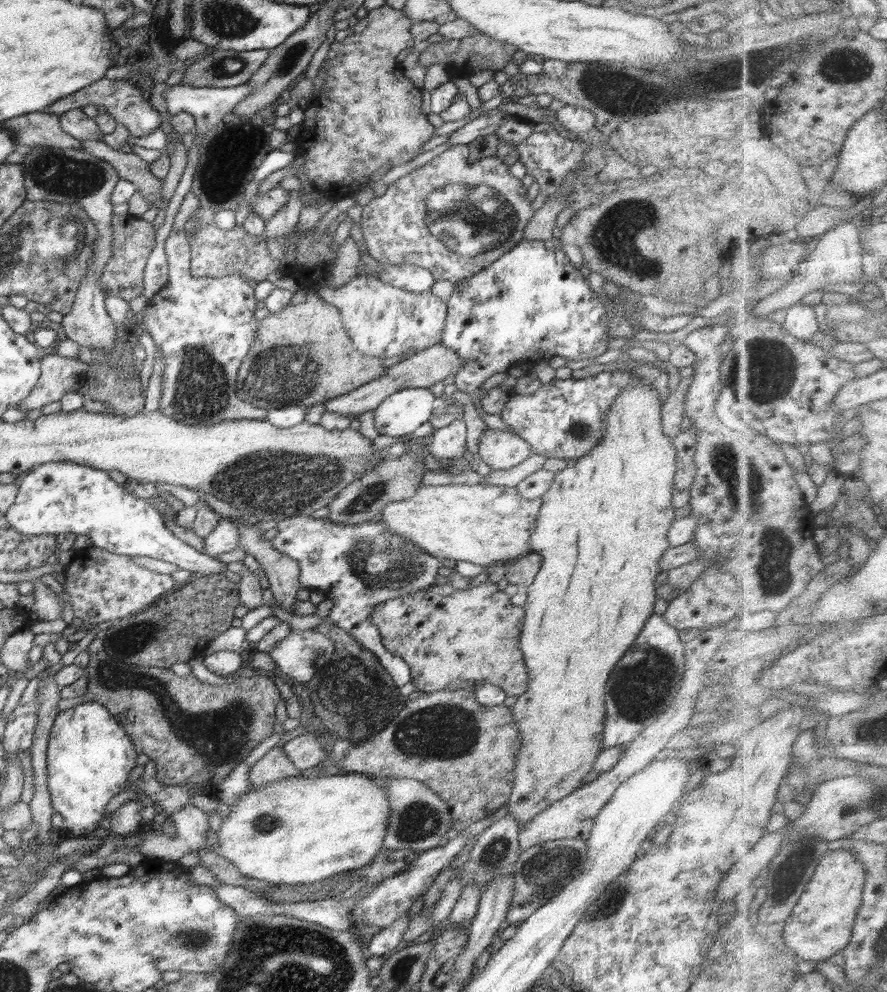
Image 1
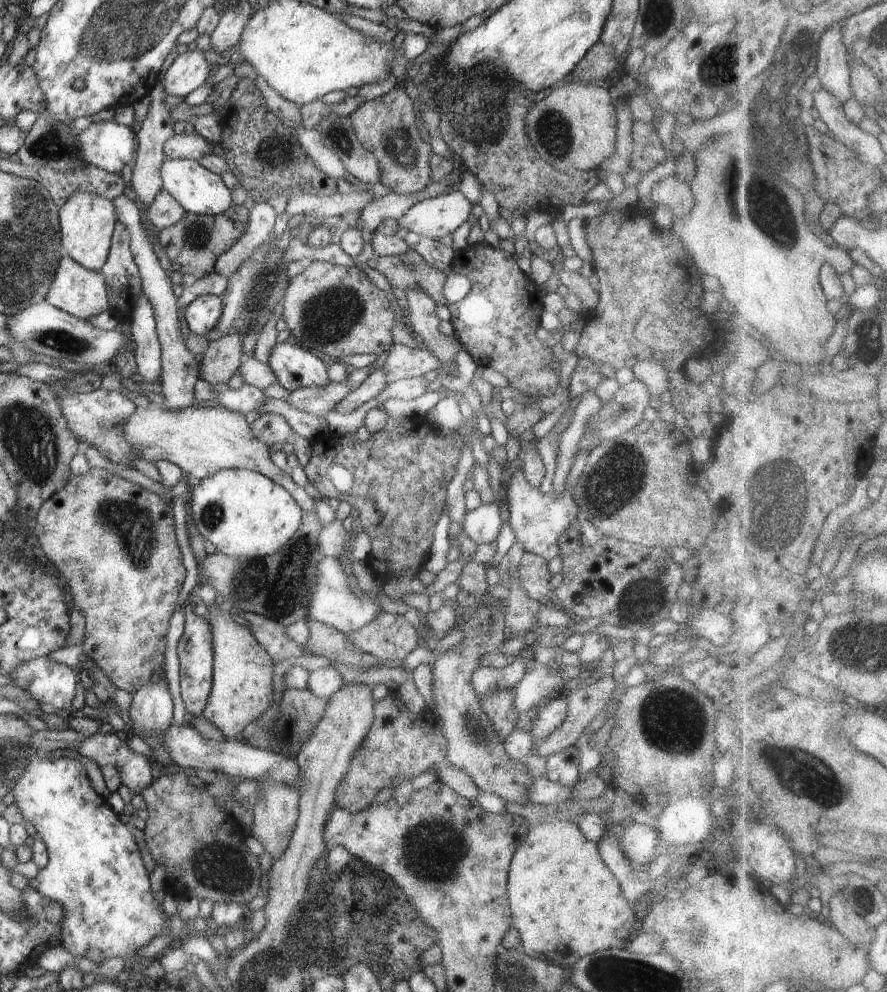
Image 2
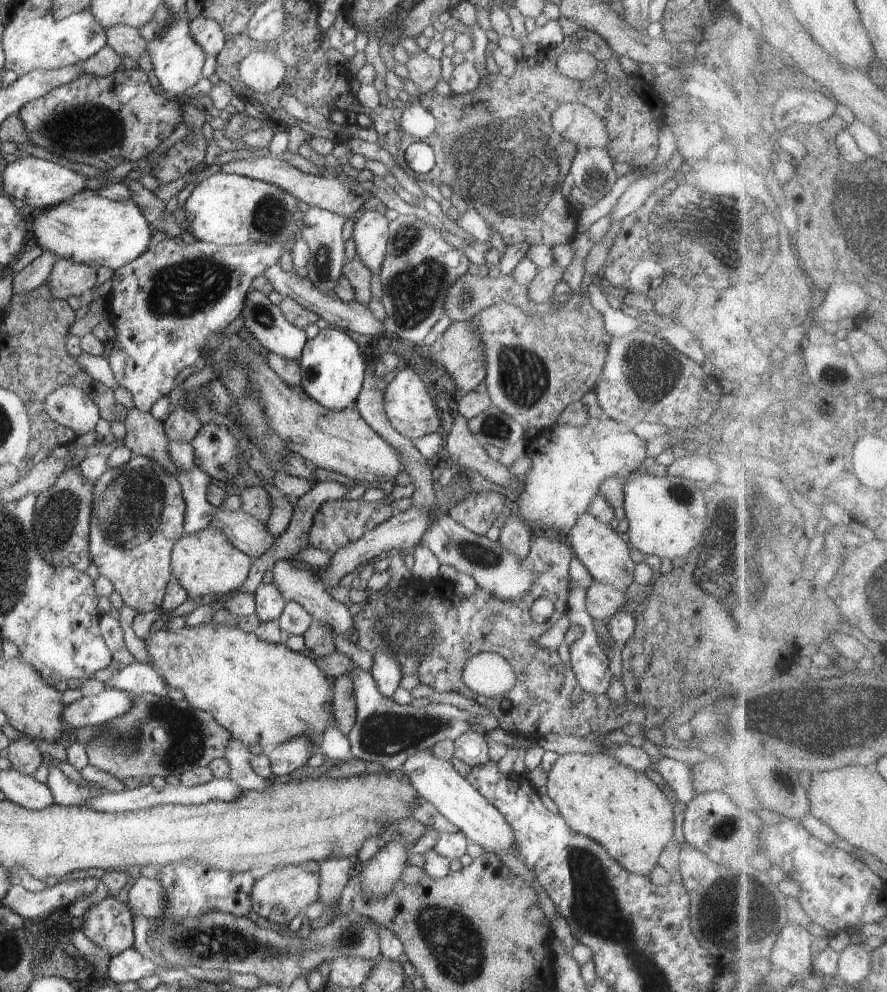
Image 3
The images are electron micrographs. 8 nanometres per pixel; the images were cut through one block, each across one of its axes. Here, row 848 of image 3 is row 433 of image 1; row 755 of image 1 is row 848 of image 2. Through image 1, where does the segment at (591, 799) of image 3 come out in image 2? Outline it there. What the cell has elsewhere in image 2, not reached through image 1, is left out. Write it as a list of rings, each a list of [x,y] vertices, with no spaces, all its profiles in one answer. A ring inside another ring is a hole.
[[[551,817],[547,822],[542,822],[540,825],[530,823],[529,832],[525,840],[513,855],[508,872],[507,890],[511,911],[511,924],[512,928],[519,933],[522,951],[527,953],[531,958],[543,959],[566,970],[572,967],[577,961],[580,961],[584,956],[595,954],[603,949],[620,949],[622,943],[628,941],[630,929],[637,927],[639,923],[635,917],[634,908],[628,905],[628,902],[623,898],[623,893],[614,874],[612,874],[608,866],[602,861],[597,844],[588,840],[576,823],[569,821],[558,821]]]

